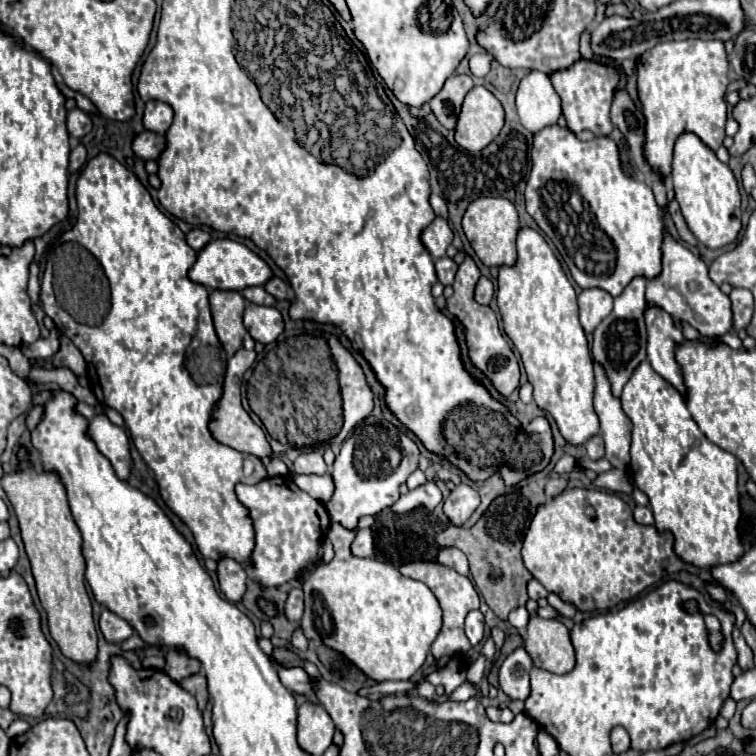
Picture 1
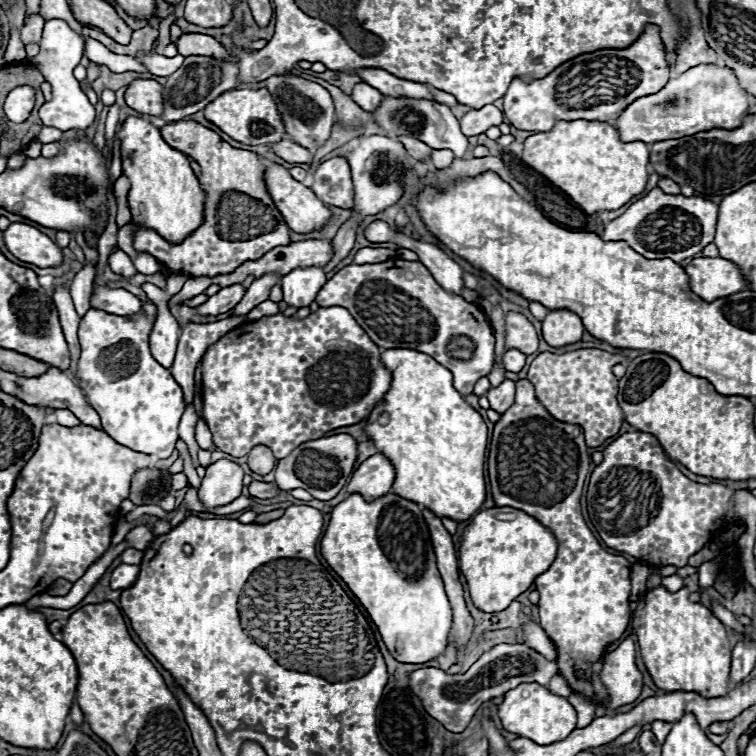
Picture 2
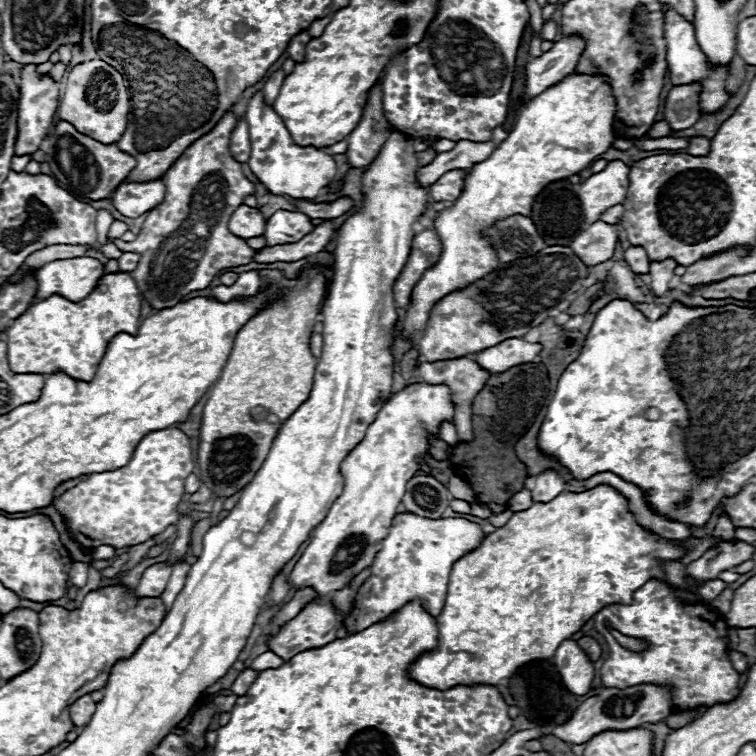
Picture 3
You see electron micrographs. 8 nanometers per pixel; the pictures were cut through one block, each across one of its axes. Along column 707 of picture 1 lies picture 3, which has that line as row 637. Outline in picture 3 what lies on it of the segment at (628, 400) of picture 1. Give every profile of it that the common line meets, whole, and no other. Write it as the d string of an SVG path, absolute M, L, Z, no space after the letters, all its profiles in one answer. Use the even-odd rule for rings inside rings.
M596 486L586 492L568 492L546 504L532 504L488 534L478 548L452 564L448 592L442 612L436 616L438 646L418 656L406 670L406 676L426 688L454 686L498 686L502 678L516 674L530 660L554 656L558 644L578 632L606 604L630 604L634 590L650 578L664 582L656 558L678 560L682 546L660 540L636 524L626 508L626 498L610 486Z

